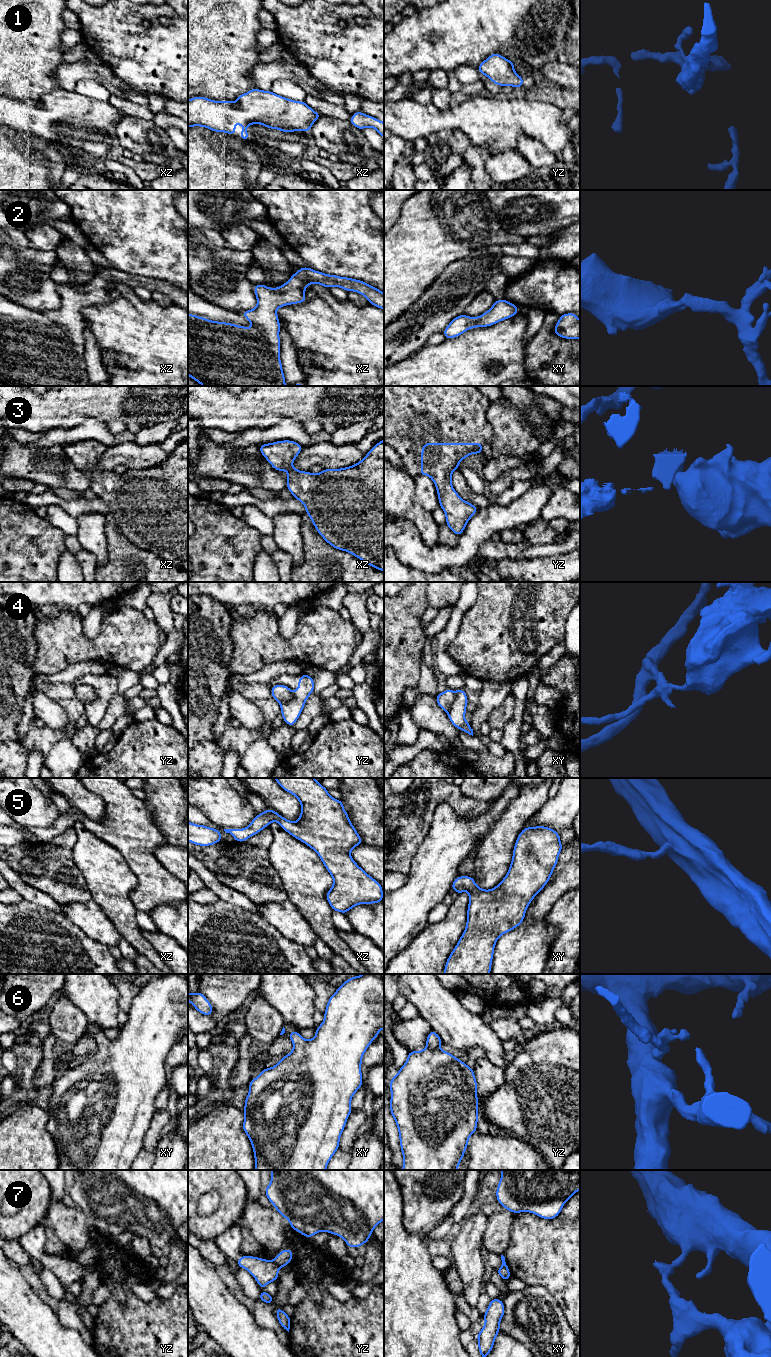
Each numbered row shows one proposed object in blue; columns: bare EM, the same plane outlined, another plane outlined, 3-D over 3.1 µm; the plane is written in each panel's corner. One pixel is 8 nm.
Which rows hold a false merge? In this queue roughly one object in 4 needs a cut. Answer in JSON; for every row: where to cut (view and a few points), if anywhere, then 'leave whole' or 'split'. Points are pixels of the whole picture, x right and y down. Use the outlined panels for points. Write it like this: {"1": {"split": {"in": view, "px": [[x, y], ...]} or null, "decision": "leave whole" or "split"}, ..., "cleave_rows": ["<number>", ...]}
{"1": {"split": null, "decision": "leave whole"}, "2": {"split": null, "decision": "leave whole"}, "3": {"split": null, "decision": "leave whole"}, "4": {"split": {"in": "xy", "px": [[454, 692], [454, 700], [447, 712]]}, "decision": "split"}, "5": {"split": null, "decision": "leave whole"}, "6": {"split": null, "decision": "leave whole"}, "7": {"split": {"in": "yz", "px": [[274, 1260], [280, 1266]]}, "decision": "split"}, "cleave_rows": ["4", "7"]}

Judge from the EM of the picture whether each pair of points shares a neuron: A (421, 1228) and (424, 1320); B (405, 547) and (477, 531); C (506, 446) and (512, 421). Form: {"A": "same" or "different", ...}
{"A": "different", "B": "same", "C": "same"}

